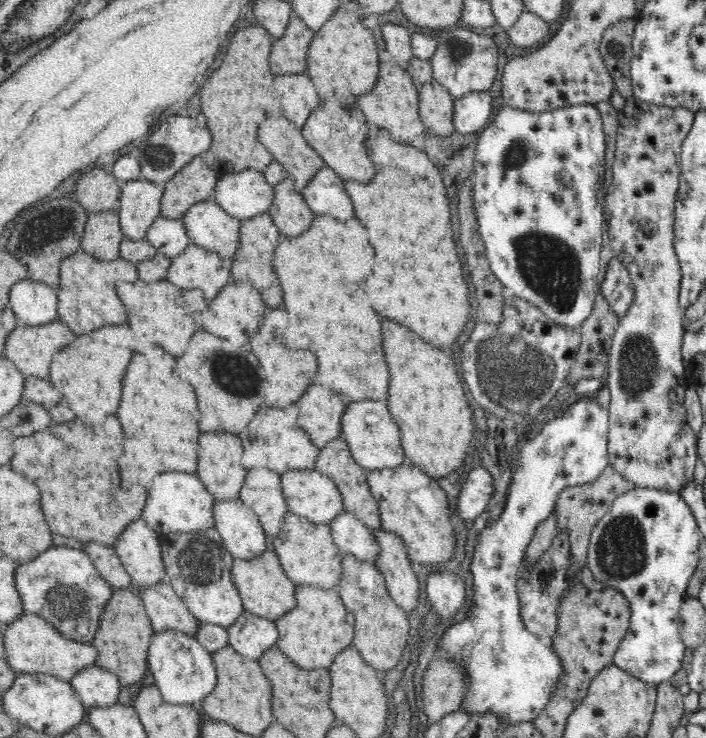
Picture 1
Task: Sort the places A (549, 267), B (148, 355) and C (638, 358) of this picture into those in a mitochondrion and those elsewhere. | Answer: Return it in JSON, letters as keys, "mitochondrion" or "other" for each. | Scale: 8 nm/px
{"A":"mitochondrion","B":"other","C":"mitochondrion"}

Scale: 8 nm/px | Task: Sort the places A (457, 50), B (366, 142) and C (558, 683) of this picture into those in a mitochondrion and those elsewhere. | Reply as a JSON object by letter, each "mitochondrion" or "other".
{"A":"mitochondrion","B":"other","C":"other"}

